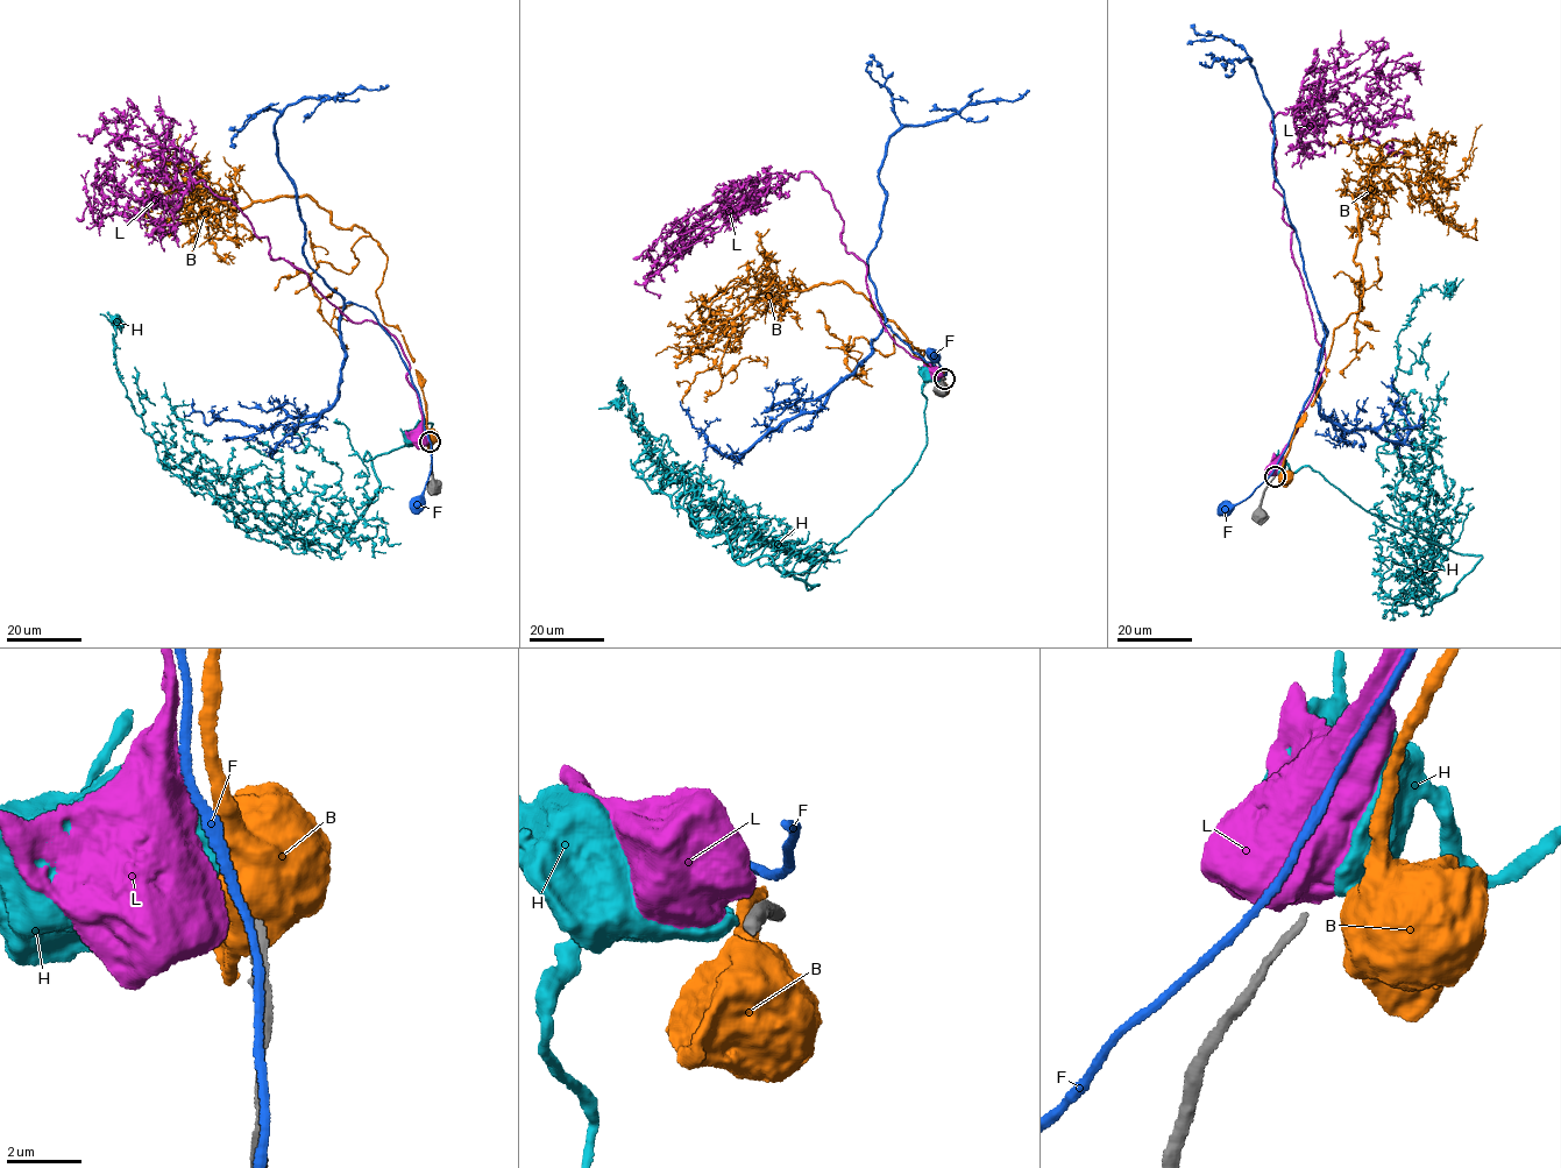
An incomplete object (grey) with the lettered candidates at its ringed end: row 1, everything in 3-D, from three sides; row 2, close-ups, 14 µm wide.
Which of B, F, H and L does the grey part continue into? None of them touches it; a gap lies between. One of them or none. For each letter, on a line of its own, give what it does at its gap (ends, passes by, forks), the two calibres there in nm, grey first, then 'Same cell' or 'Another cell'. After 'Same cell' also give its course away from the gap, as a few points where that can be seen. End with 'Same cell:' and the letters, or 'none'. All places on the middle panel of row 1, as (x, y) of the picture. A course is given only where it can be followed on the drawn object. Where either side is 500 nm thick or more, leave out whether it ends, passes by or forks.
B: Thickness 220 nm (grey) against 850 nm. Another cell
F: It passes by. Thickness 220 nm (grey) against 200 nm. Another cell
H: Thickness 220 nm (grey) against 550 nm. Another cell
L: Thickness 220 nm (grey) against 800 nm. Another cell
Same cell: none

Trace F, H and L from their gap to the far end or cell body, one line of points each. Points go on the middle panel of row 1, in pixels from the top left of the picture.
F: (945, 376), (946, 370), (932, 355)
H: (939, 380), (924, 380), (922, 374)
L: (942, 377), (891, 338), (813, 172), (790, 175), (675, 253), (645, 282), (659, 298)

